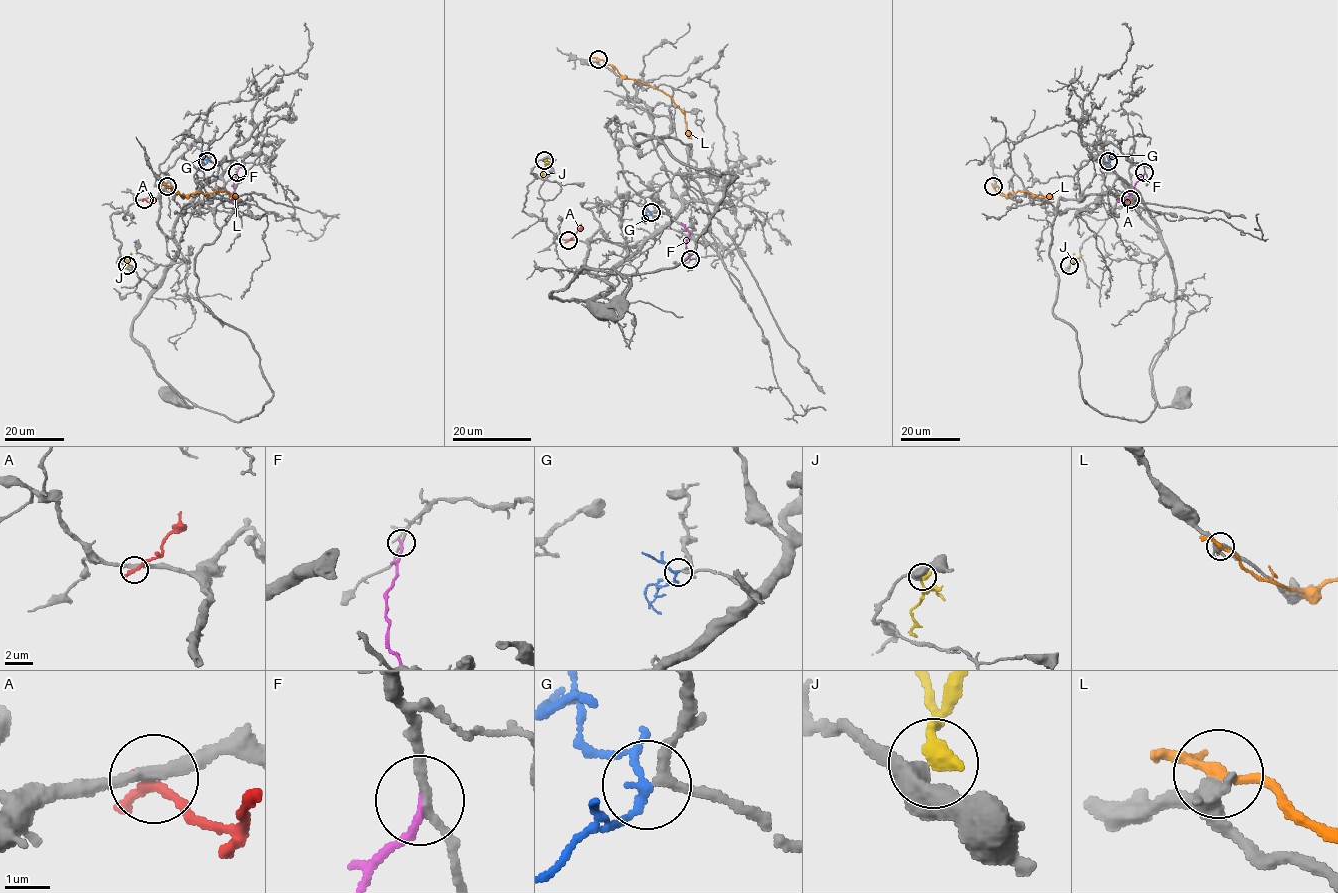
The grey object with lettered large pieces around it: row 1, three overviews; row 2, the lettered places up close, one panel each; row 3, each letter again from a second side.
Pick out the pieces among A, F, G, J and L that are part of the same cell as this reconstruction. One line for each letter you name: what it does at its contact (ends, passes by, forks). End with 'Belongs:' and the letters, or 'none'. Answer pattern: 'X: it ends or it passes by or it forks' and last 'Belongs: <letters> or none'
G: it forks
Belongs: G

